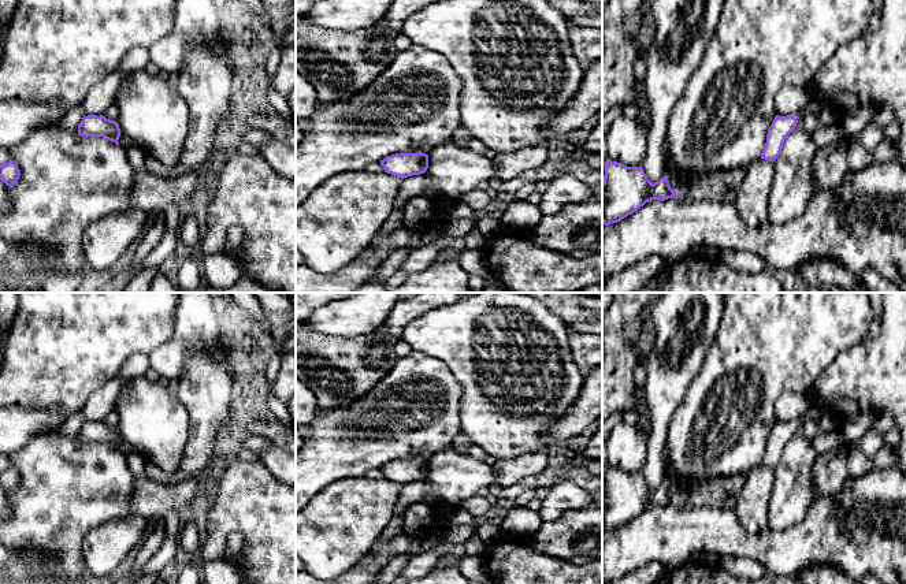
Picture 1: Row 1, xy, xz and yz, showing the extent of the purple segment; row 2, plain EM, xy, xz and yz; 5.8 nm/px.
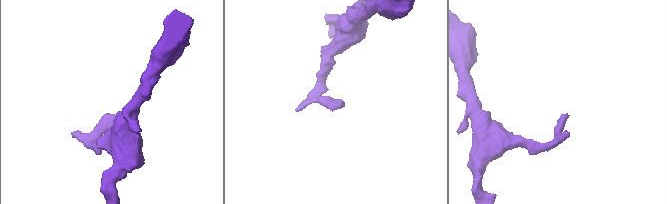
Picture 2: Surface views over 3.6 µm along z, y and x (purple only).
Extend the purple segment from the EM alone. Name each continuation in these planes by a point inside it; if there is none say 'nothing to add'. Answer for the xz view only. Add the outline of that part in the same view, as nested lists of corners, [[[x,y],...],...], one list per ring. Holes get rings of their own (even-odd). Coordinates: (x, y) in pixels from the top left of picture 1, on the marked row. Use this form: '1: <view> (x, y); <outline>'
nothing to add

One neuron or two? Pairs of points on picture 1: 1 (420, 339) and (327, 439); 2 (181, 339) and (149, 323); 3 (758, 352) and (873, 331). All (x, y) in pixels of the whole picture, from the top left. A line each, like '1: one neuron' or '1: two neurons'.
1: two neurons
2: two neurons
3: two neurons

